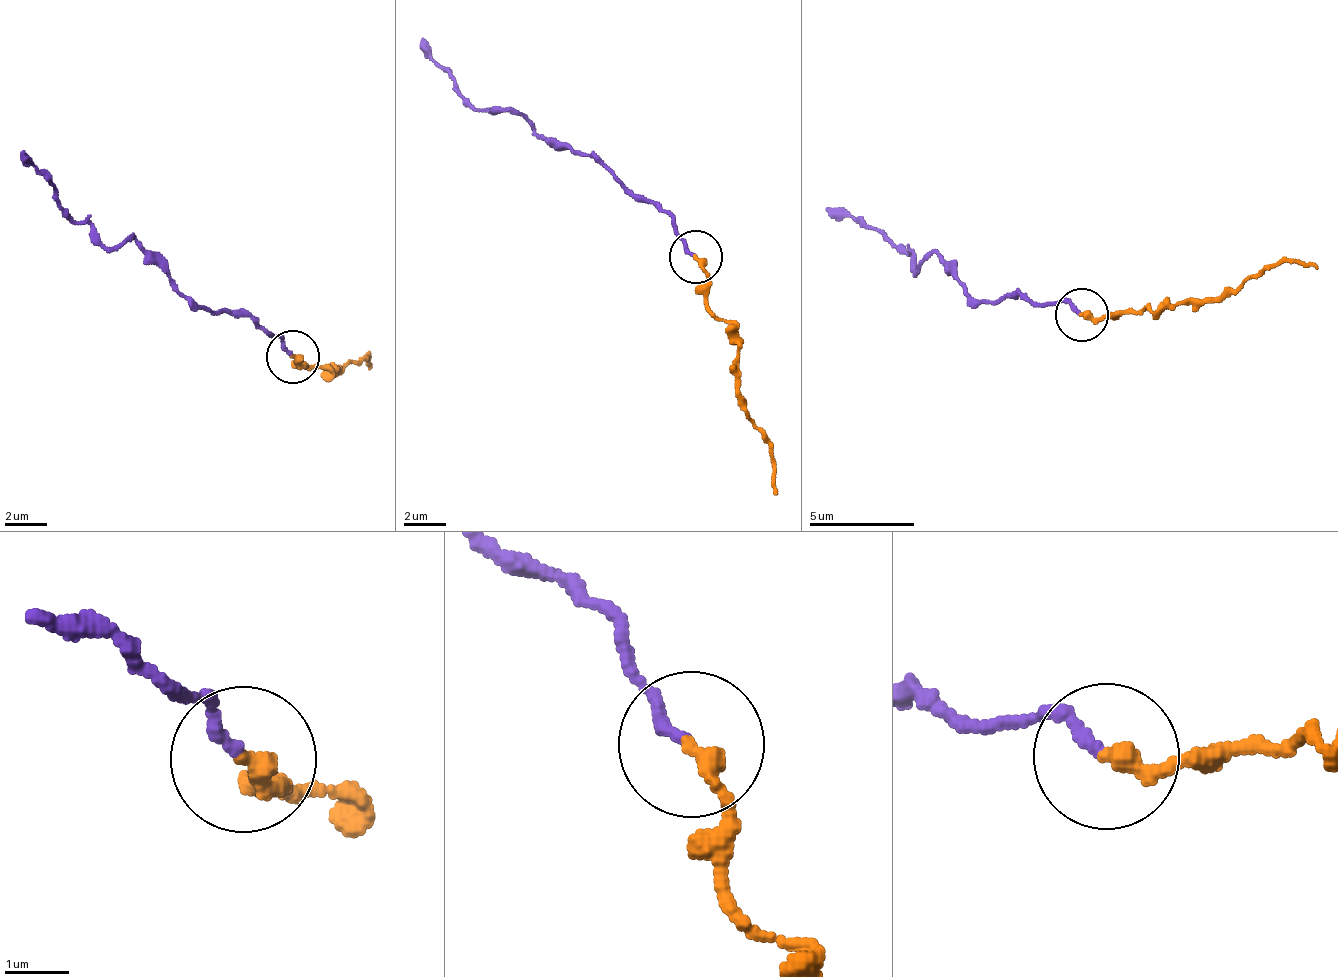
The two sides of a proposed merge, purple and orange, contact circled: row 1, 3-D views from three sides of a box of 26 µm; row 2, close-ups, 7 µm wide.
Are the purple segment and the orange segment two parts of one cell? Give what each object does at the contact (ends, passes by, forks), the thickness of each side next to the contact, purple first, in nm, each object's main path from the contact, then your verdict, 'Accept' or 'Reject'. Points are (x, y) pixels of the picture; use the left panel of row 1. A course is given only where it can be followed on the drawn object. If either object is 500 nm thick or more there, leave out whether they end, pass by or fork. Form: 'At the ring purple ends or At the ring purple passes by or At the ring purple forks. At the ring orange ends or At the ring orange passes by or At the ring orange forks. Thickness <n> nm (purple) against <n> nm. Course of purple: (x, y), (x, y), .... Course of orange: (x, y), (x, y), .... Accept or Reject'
At the ring purple ends. At the ring orange ends. Thickness 180 nm (purple) against 280 nm. Course of purple: (294, 352), (283, 340), (268, 334), (247, 315), (194, 307), (137, 242), (111, 249), (79, 221), (22, 148). Course of orange: (294, 357), (304, 367), (335, 370), (334, 379), (371, 355), (370, 371). Reject

